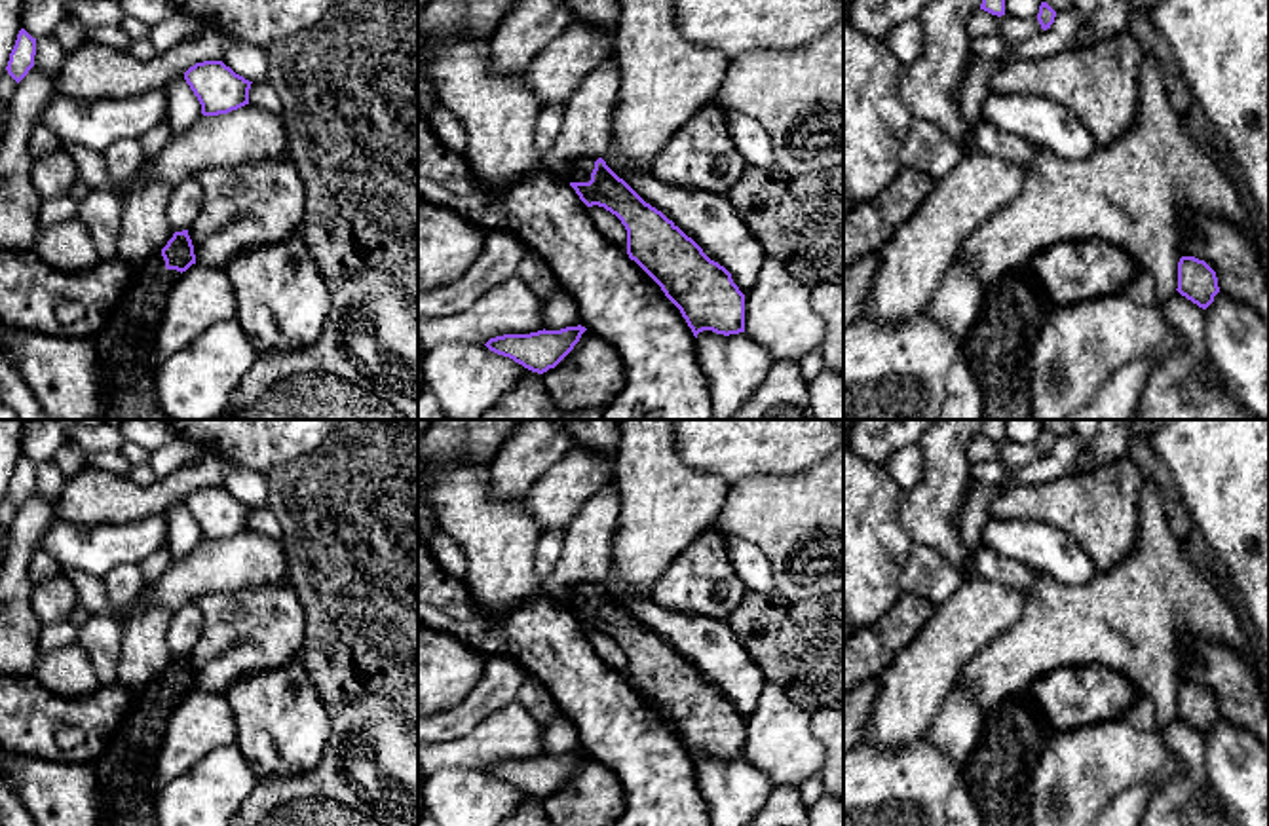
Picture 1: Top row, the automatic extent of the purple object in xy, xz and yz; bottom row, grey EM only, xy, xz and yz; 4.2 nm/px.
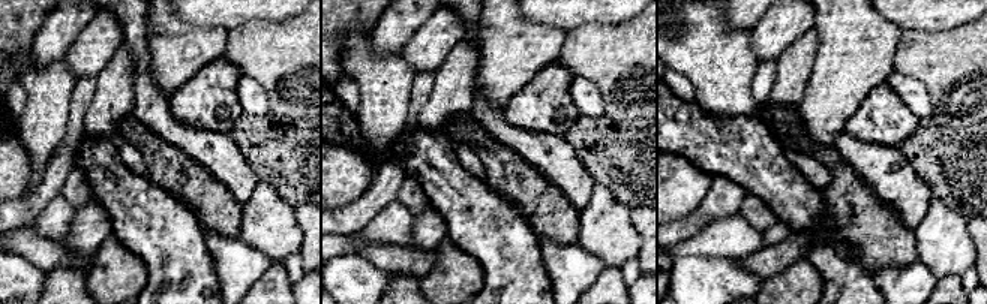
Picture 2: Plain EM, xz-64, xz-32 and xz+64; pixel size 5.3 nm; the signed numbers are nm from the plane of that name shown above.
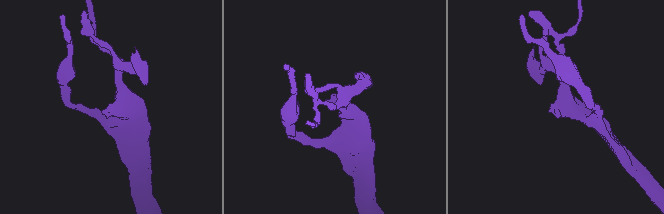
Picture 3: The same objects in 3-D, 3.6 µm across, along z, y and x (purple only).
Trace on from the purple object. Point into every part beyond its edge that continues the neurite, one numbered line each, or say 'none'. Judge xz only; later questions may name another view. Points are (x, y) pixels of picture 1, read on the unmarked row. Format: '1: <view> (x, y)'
1: xz (580, 597)

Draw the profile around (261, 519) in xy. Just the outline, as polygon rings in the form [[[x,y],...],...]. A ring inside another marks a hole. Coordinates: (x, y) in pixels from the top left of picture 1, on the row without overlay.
[[[264,503],[260,507],[253,507],[249,515],[249,530],[260,532],[262,535],[283,539],[283,528],[277,516]]]

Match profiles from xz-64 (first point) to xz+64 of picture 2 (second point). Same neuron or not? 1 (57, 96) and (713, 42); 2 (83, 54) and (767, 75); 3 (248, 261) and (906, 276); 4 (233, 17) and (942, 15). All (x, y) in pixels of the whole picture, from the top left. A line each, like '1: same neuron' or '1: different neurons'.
1: same neuron
2: different neurons
3: same neuron
4: same neuron

